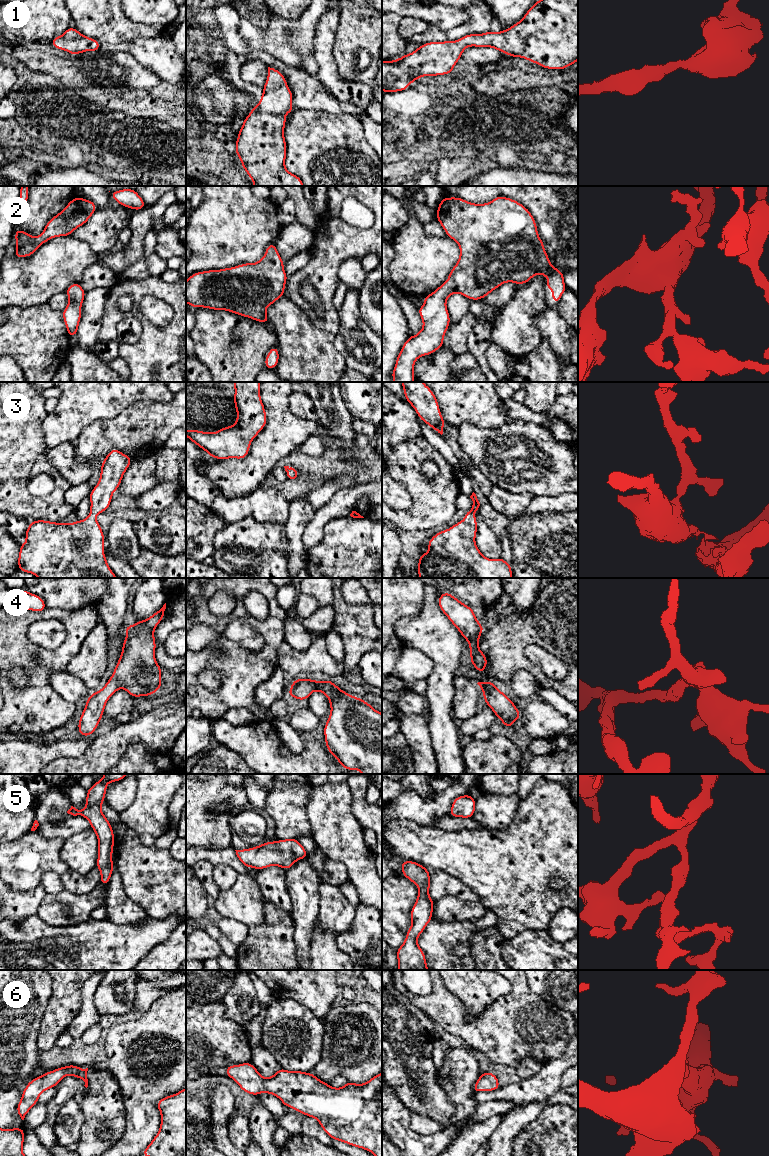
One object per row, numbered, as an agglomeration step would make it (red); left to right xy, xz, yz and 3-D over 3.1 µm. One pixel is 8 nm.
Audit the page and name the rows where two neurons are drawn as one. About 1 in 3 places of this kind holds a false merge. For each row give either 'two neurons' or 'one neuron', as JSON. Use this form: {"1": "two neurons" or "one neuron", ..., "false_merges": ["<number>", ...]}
{"1": "one neuron", "2": "one neuron", "3": "one neuron", "4": "one neuron", "5": "one neuron", "6": "one neuron", "false_merges": []}

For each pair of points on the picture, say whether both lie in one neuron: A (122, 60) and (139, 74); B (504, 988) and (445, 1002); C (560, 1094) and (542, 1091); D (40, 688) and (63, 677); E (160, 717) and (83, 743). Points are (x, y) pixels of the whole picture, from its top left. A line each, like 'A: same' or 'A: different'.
A: same
B: different
C: different
D: different
E: different

